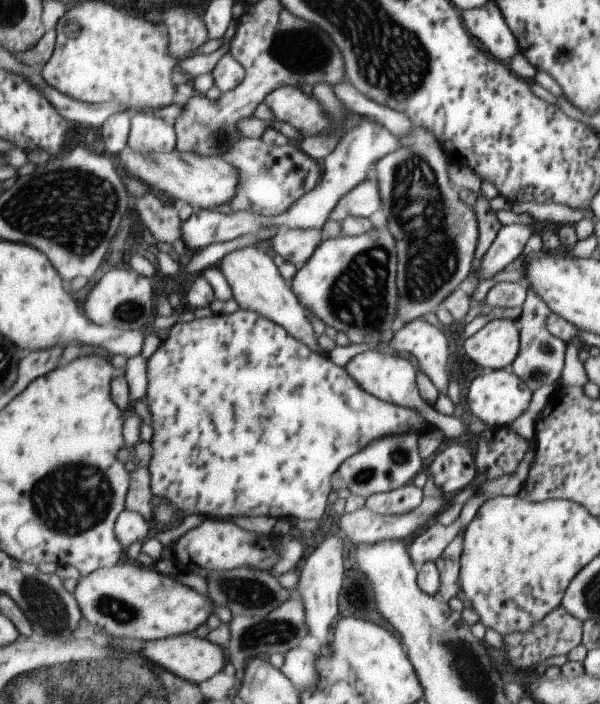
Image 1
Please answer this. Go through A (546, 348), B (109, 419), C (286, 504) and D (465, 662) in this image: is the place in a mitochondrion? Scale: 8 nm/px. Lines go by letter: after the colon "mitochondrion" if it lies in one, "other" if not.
A: mitochondrion
B: other
C: other
D: mitochondrion

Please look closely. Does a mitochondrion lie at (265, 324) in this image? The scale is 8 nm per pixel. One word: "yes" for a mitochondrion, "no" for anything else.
no

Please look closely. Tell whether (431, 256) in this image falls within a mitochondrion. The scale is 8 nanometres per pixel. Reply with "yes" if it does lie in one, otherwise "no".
yes

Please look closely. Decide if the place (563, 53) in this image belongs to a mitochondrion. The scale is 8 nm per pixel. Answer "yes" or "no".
no

